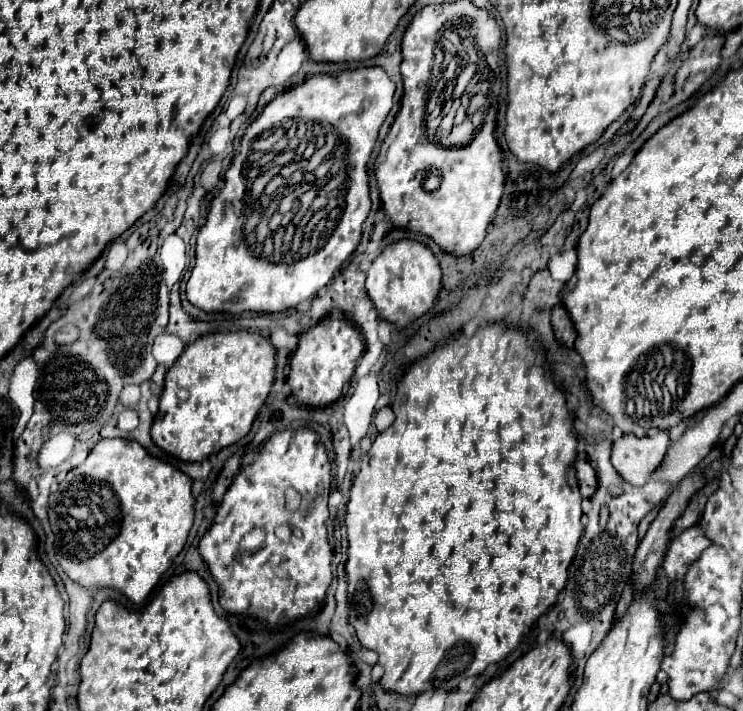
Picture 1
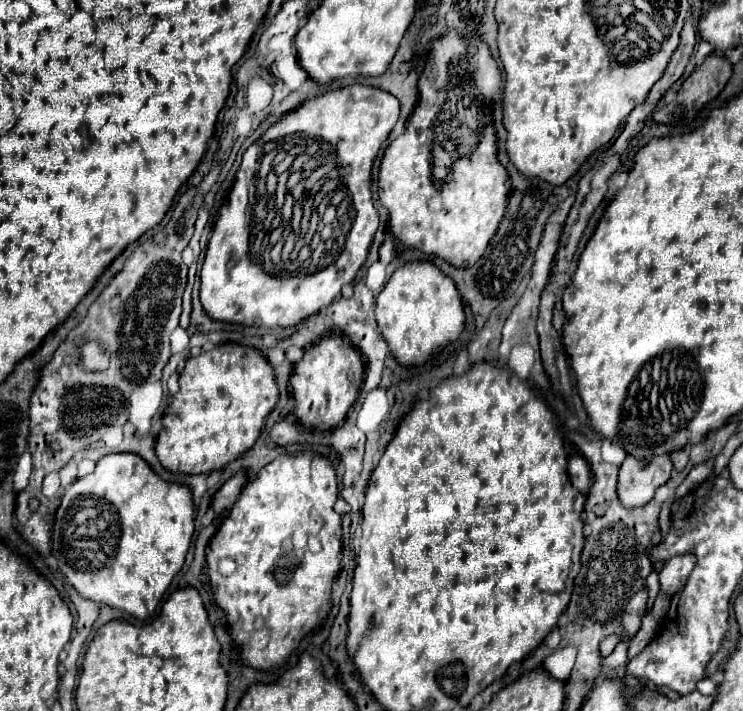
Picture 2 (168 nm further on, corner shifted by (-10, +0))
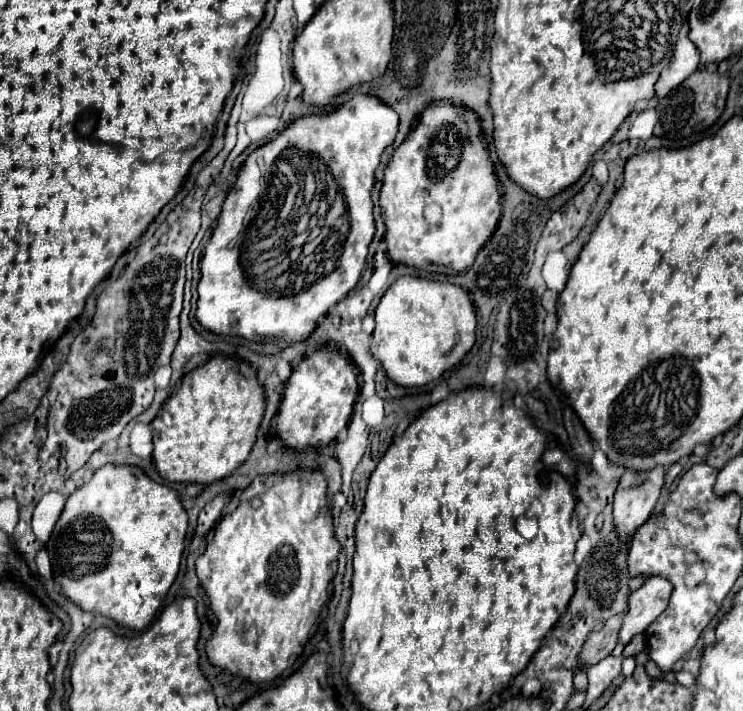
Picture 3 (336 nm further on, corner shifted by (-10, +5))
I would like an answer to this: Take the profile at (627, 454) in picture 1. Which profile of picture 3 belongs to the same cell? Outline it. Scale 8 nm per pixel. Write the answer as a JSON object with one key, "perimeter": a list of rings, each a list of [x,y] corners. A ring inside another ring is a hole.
{"perimeter":[[[655,467],[653,471],[641,473],[641,475],[633,471],[623,473],[617,493],[615,493],[615,503],[613,503],[613,525],[619,535],[621,545],[629,545],[633,541],[635,531],[651,517],[653,507],[661,495],[661,487],[663,487],[663,467]]]}

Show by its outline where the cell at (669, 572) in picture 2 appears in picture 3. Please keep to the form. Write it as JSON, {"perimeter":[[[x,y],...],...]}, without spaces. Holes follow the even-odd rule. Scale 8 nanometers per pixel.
{"perimeter":[[[665,577],[647,579],[629,597],[629,611],[619,629],[619,643],[627,645],[635,635],[643,633],[661,611],[665,611],[671,595],[671,583]]]}

